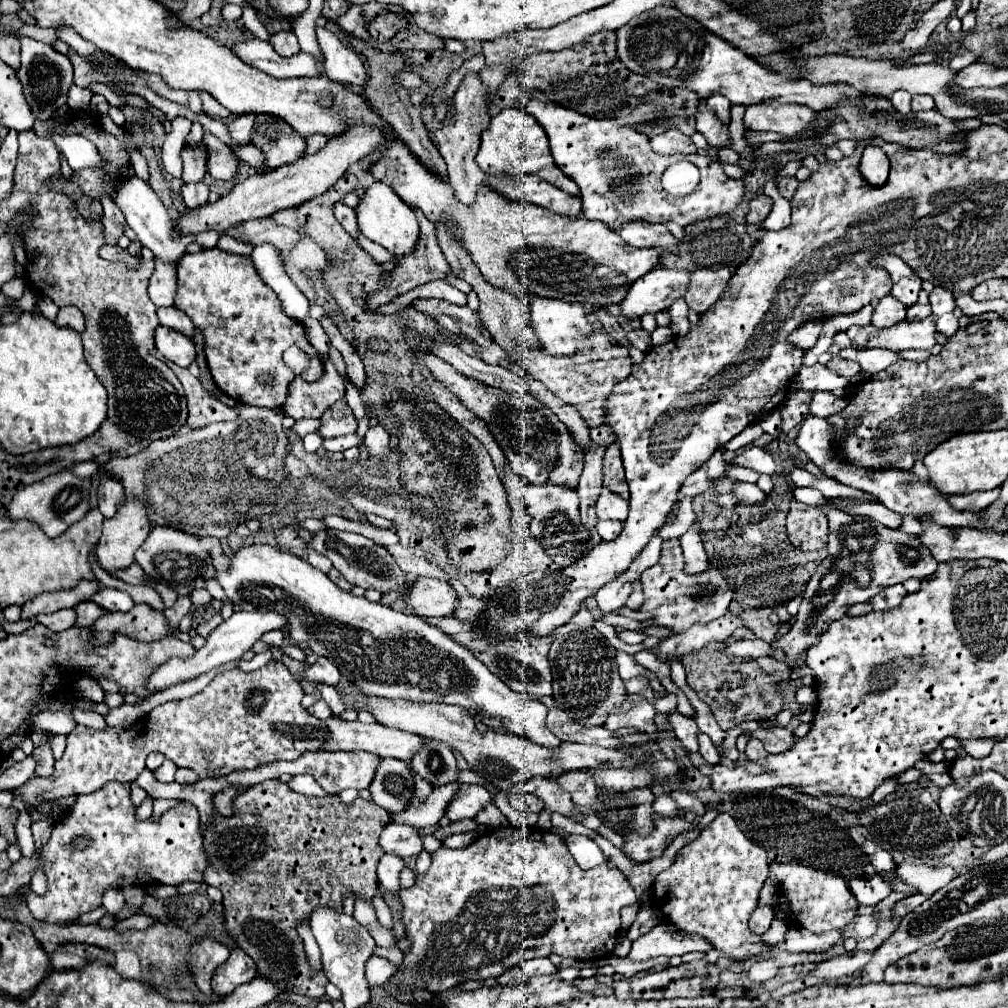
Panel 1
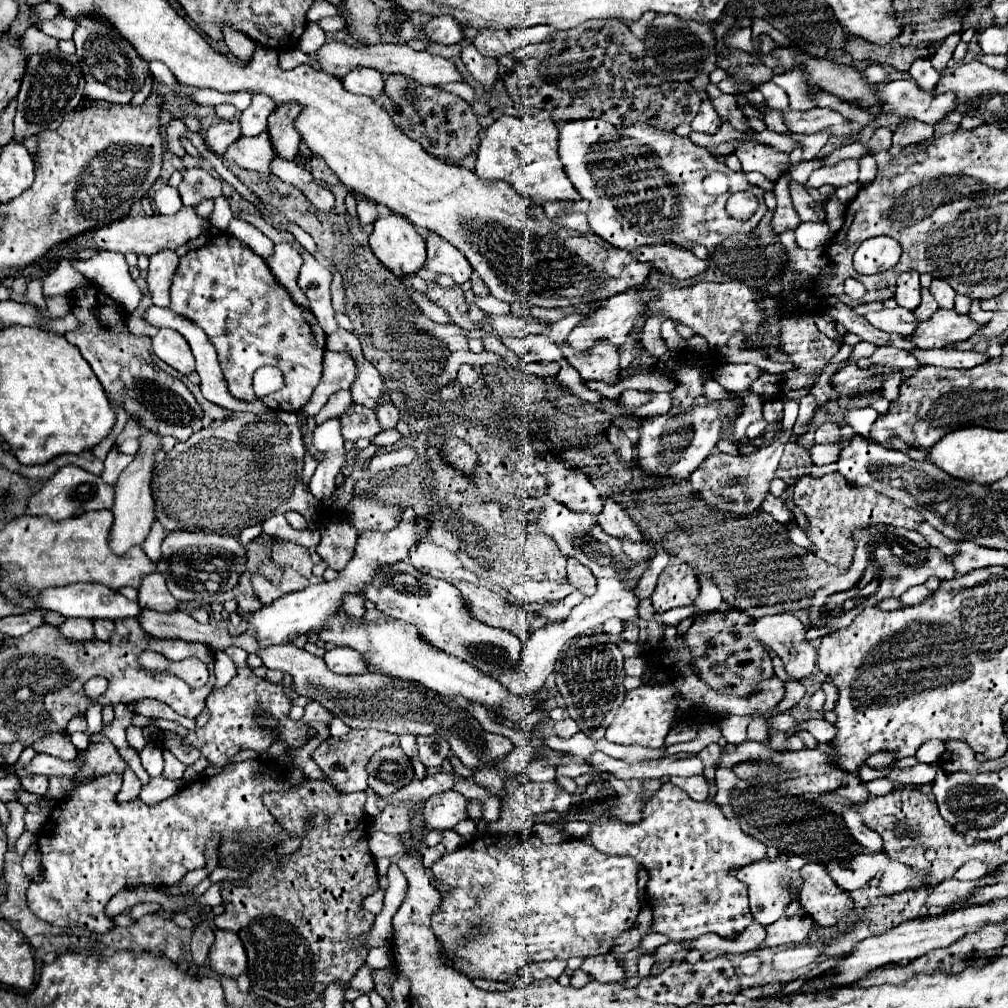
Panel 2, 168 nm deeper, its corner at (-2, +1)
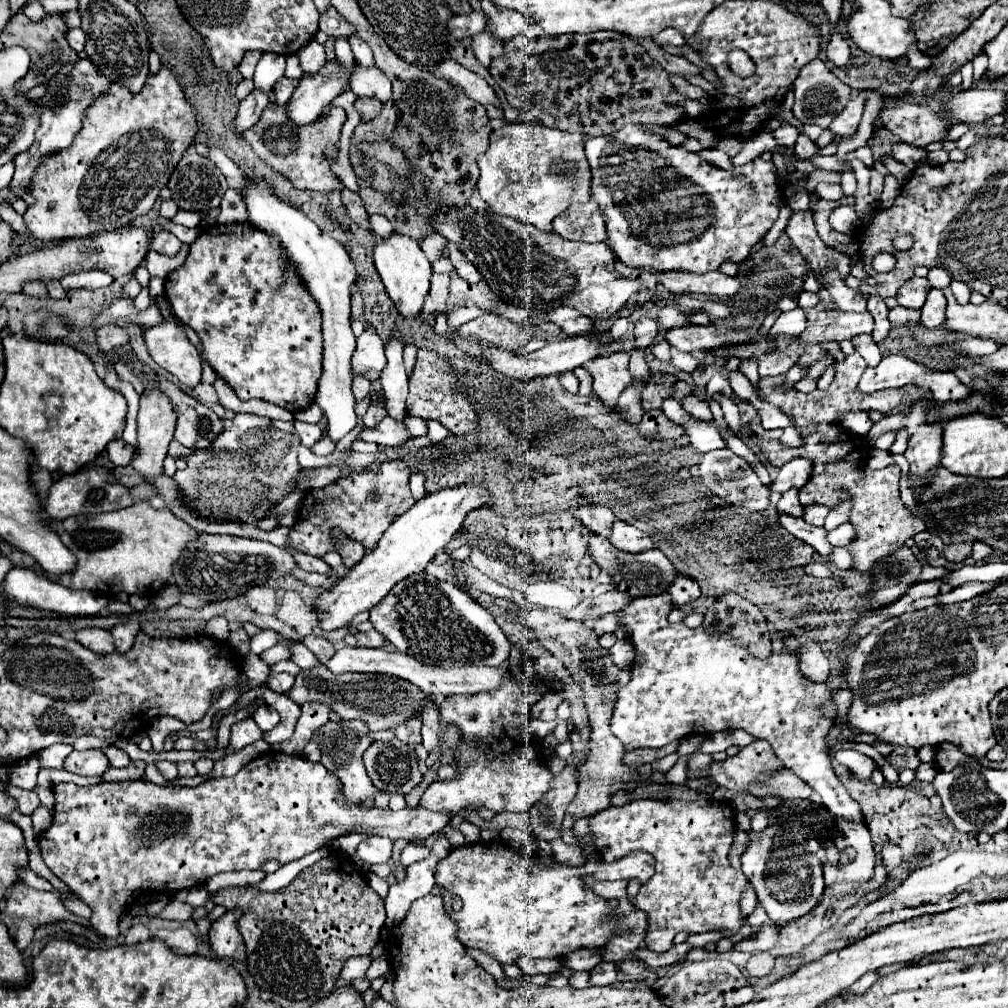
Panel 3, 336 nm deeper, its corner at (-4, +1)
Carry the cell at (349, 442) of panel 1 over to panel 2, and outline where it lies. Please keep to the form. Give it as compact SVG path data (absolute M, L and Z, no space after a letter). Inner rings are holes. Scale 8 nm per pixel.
M392 428L392 430L384 430L384 432L376 434L372 438L372 444L376 444L376 446L390 446L390 444L394 444L398 440L400 440L400 432L396 428Z

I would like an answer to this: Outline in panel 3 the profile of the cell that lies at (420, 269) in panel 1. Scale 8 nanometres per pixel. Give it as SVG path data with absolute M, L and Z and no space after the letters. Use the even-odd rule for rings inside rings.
M456 246L450 248L450 260L452 260L460 278L464 278L468 282L480 282L482 280L482 274L478 272L478 268Z

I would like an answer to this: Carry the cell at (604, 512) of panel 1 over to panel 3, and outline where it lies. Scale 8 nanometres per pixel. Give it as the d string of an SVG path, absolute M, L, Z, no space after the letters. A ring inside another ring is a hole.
M616 520L614 522L614 530L612 530L612 536L610 536L610 544L614 548L622 550L622 552L632 552L632 554L646 552L646 550L654 548L652 538L646 532L634 528L634 526L630 526L630 524L622 522L622 520Z

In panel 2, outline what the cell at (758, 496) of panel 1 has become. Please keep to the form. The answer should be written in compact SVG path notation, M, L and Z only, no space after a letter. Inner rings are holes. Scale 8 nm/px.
M770 492L764 496L764 500L762 500L762 504L760 504L760 510L772 514L780 524L788 524L788 522L790 522L790 512L786 510L784 502L782 502L780 498L772 496Z

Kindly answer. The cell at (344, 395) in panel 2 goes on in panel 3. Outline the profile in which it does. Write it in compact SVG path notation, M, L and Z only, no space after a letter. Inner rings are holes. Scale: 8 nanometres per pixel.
M356 376L354 378L354 384L352 384L352 390L354 390L354 396L356 396L356 400L362 400L362 398L366 398L366 394L370 392L370 380L366 378L366 376Z

